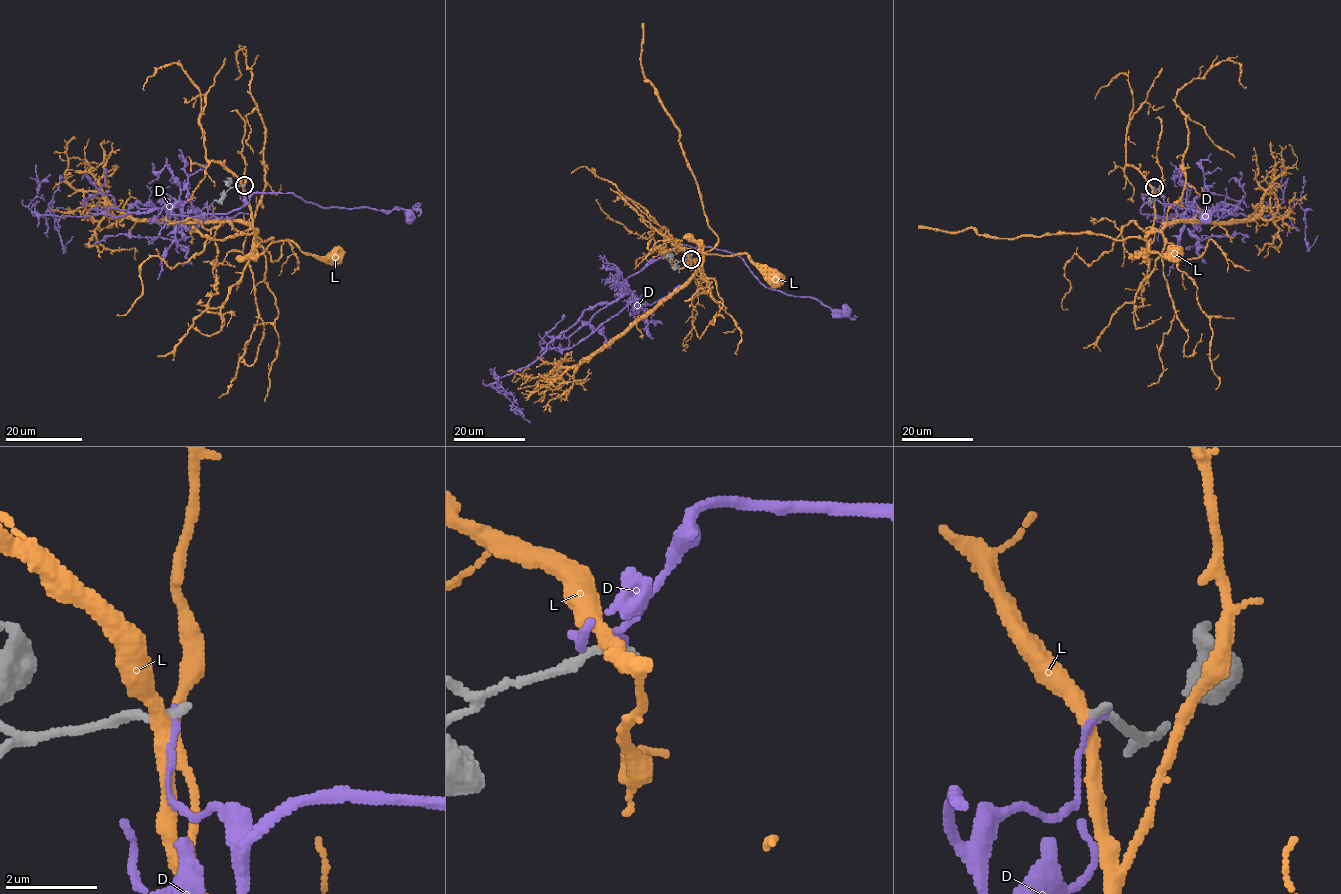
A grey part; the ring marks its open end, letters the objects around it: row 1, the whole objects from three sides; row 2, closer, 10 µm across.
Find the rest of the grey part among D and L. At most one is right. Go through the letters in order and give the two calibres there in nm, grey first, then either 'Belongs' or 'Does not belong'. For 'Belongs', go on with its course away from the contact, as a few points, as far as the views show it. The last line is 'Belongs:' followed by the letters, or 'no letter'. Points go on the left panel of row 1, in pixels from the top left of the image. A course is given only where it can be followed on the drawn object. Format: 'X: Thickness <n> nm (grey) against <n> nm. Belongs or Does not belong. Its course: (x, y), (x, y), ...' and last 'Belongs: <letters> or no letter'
D: Thickness 200 nm (grey) against 150 nm. Does not belong
L: Thickness 240 nm (grey) against 320 nm. Does not belong
Belongs: no letter

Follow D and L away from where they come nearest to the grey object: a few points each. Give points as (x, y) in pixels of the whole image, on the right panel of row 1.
D: (1153, 188), (1142, 214), (1198, 210), (1218, 216), (1289, 216), (1299, 204), (1307, 246), (1317, 235)
L: (1153, 189), (1155, 213), (1153, 229), (1147, 238), (1147, 250), (1150, 239), (1148, 249), (1171, 258)

